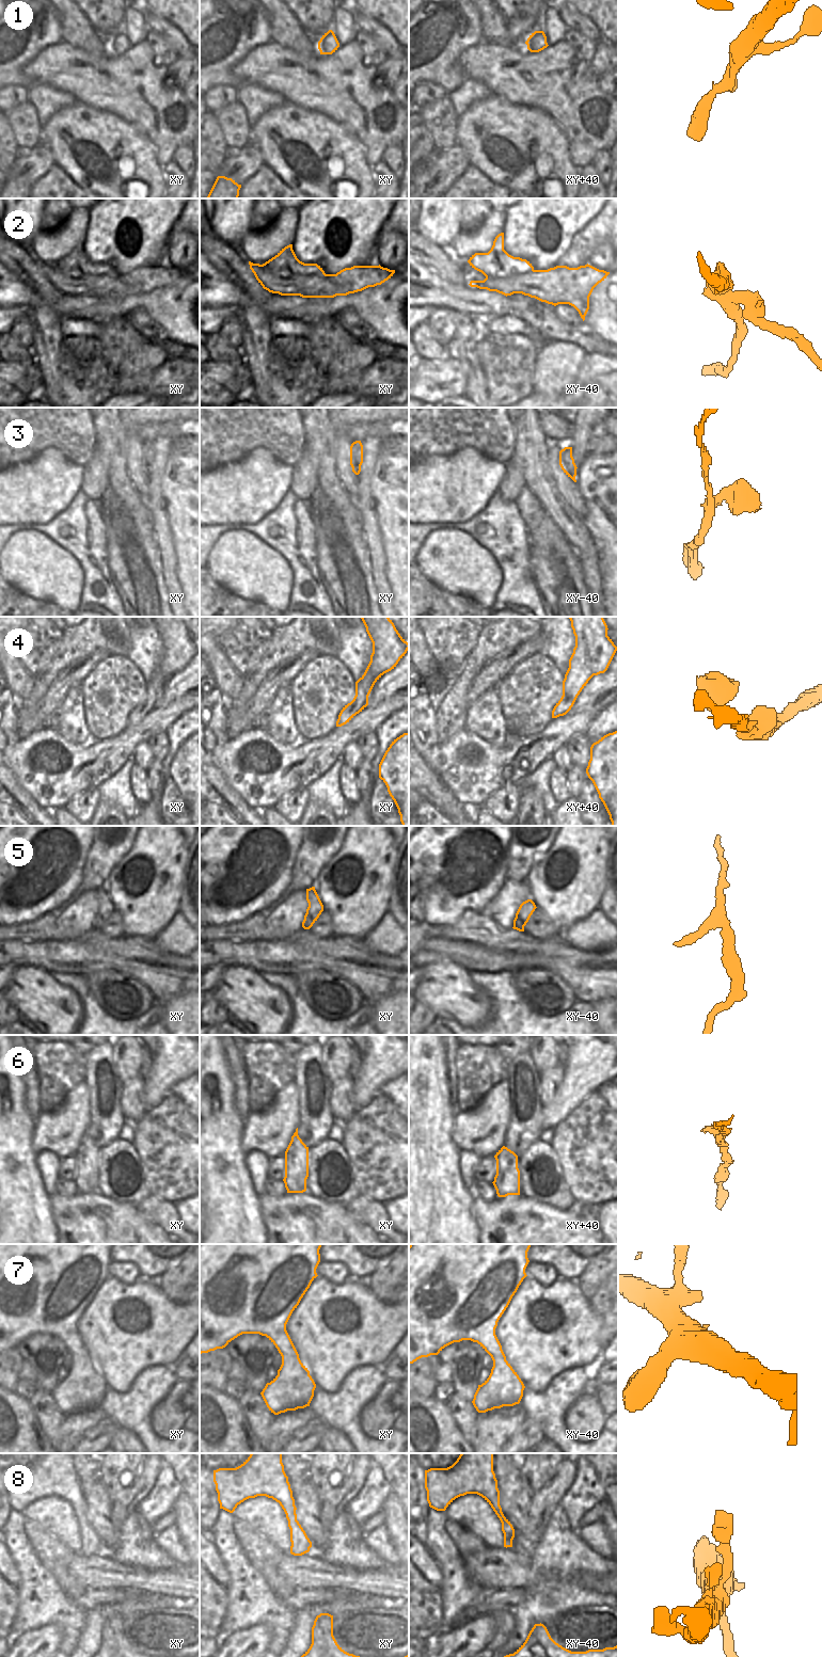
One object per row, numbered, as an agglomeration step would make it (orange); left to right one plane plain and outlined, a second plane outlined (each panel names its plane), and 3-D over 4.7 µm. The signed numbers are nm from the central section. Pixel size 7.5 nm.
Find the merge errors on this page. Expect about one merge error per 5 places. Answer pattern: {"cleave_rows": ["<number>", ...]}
{"cleave_rows": ["2", "6"]}

